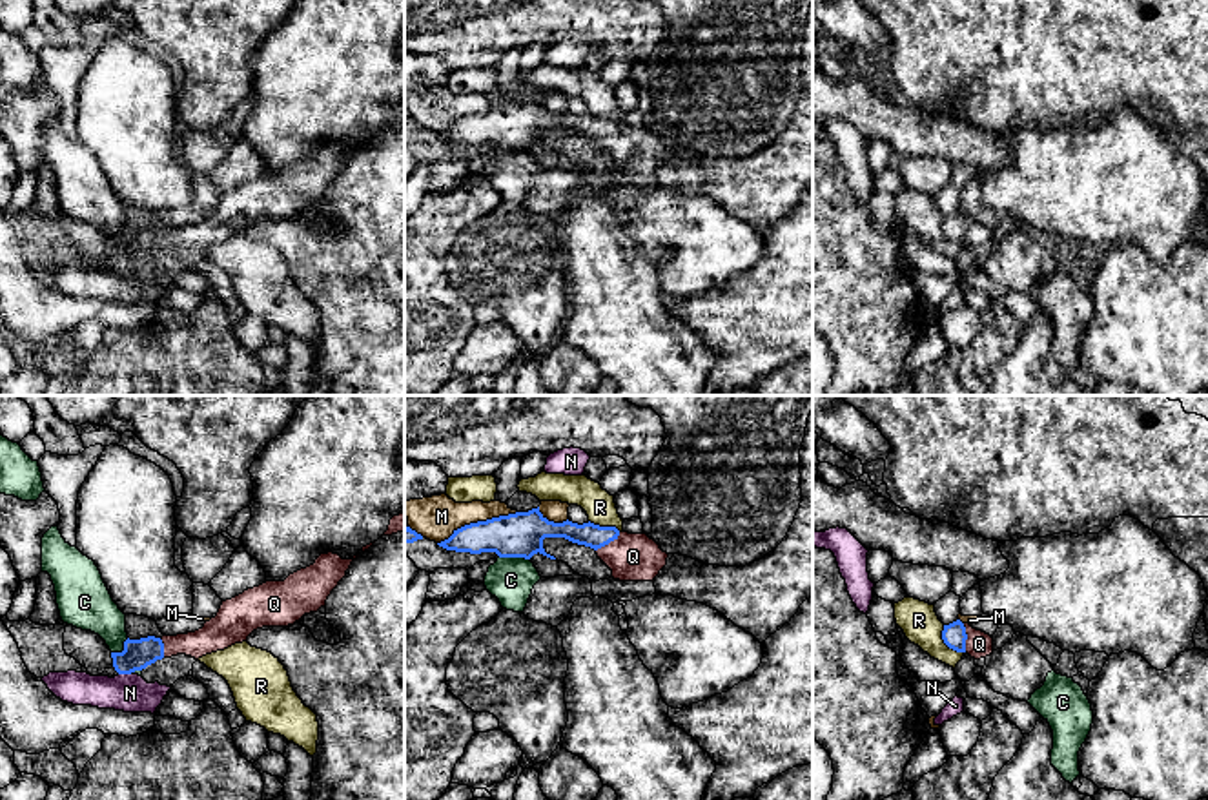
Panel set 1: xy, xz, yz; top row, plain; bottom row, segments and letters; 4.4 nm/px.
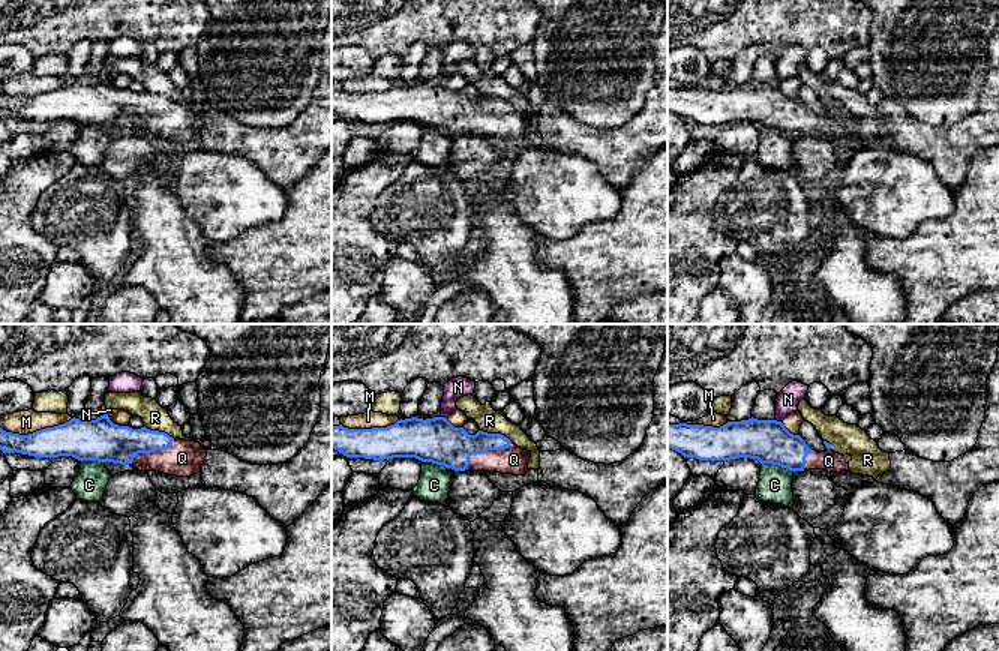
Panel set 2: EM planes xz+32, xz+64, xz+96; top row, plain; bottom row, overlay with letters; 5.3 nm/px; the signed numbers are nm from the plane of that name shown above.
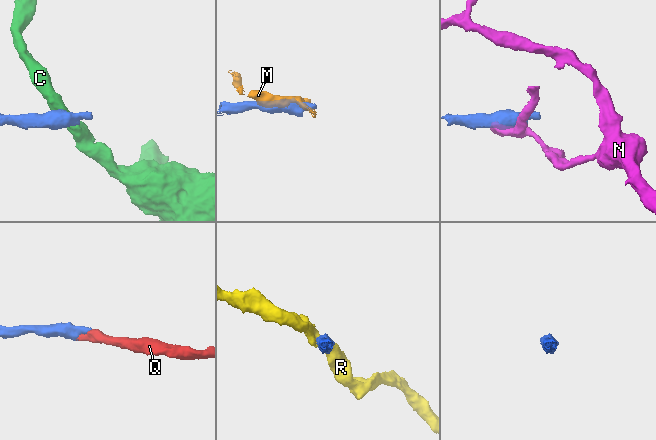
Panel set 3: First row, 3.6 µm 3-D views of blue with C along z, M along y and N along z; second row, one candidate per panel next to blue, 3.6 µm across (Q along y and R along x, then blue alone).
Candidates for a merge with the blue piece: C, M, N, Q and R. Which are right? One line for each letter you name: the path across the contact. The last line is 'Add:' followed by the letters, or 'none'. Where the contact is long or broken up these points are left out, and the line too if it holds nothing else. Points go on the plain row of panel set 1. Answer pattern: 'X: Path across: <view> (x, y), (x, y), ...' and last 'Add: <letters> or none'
Q: Path across: yz (953, 226), (966, 230), (979, 235)
Add: Q

